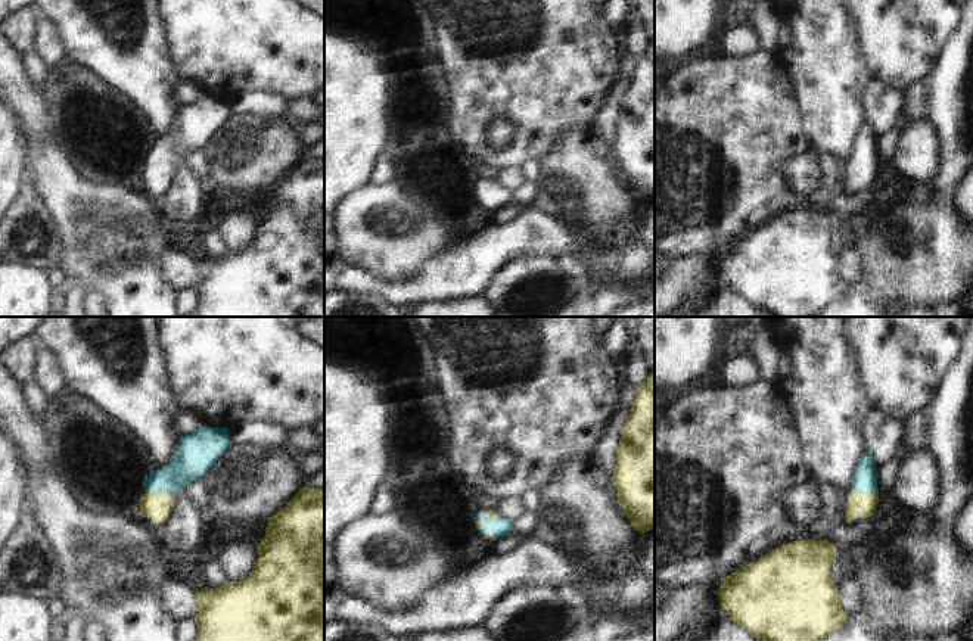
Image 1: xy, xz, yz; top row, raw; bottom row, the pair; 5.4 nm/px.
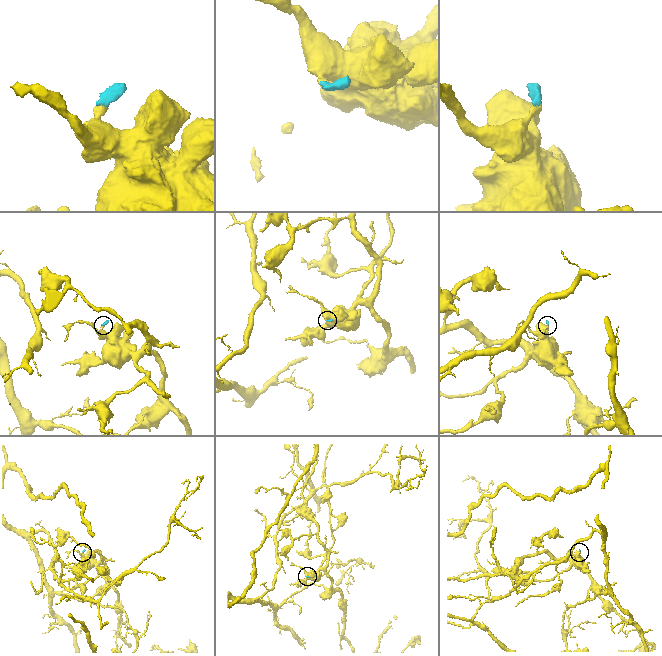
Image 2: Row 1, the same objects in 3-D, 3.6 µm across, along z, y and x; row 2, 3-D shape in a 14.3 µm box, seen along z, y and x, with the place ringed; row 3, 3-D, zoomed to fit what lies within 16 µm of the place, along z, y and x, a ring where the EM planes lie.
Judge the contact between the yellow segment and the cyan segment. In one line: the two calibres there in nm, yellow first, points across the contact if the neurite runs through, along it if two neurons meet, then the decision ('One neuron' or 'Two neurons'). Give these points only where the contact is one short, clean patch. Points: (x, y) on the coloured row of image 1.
Thickness 160 nm (yellow) against 200 nm. Path across: xy (157, 506), (158, 492), (192, 461). One neuron

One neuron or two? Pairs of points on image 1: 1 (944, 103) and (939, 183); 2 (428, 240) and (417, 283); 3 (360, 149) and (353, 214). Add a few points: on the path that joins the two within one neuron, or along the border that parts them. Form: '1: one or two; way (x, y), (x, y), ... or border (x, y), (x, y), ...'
1: one; way (953, 123), (953, 164)
2: two; border (453, 242), (412, 273), (392, 277)
3: two; border (366, 183), (350, 192), (339, 204)

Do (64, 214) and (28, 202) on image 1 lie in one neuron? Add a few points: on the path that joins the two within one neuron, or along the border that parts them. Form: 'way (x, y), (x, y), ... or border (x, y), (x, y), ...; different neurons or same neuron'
border (27, 179), (43, 201), (61, 239); different neurons

